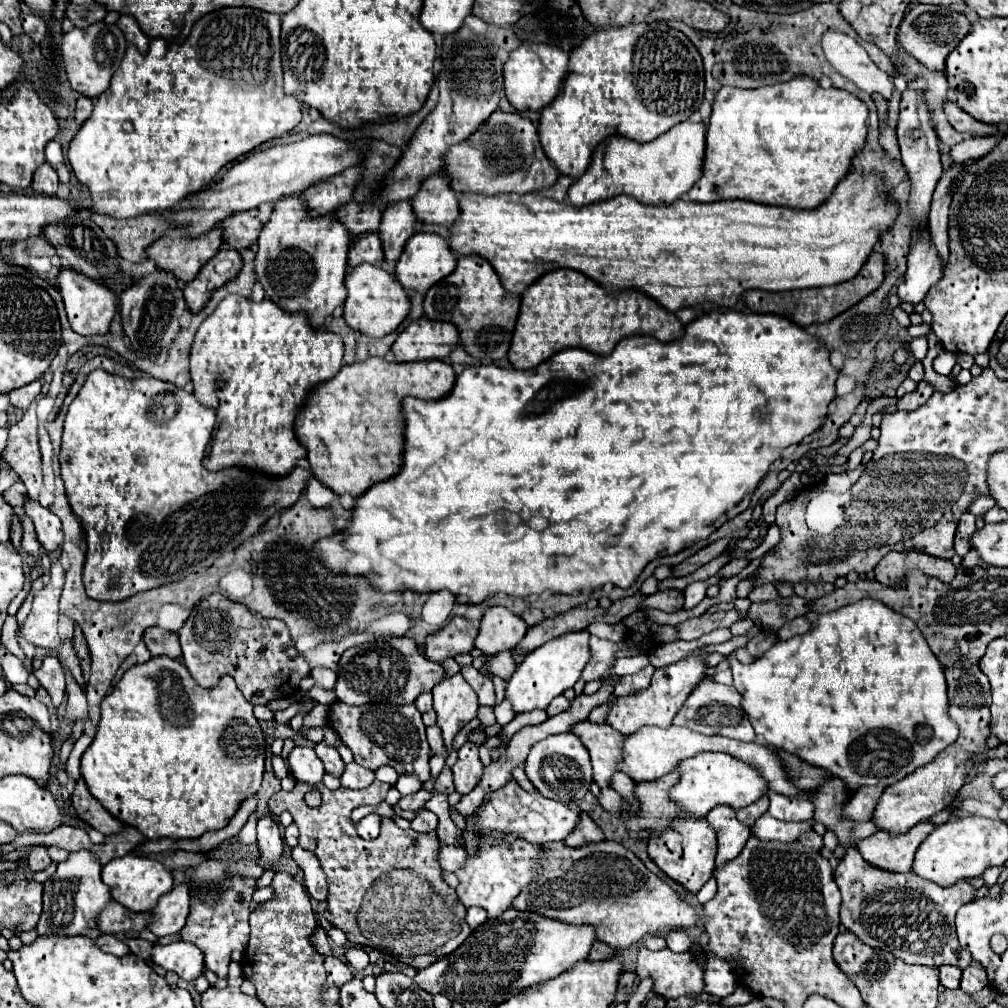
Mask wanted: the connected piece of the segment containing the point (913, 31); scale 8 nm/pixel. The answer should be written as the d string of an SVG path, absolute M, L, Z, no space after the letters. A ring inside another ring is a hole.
M916 4L902 20L900 32L898 32L898 42L902 48L914 56L918 62L922 62L928 70L944 70L944 60L948 58L948 52L960 44L960 40L970 32L972 24L968 18L960 12L952 12L948 8L936 8L936 6L924 6Z

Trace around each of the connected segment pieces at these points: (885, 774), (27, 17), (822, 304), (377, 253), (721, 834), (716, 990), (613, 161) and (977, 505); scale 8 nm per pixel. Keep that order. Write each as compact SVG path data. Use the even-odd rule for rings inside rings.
M872 598L820 614L806 634L778 640L752 664L740 664L732 658L732 674L734 688L742 694L740 704L756 734L768 740L766 744L792 752L844 782L860 786L894 784L932 762L958 736L956 722L948 716L950 702L944 668L940 670L940 662L928 648L920 628L910 618ZM862 744L882 744L884 748L854 748Z
M22 14L22 24L24 24L24 32L32 38L32 42L34 44L40 44L40 40L44 38L44 32L46 32L46 28L44 28L44 20L40 20L38 16L34 16L34 14Z
M872 252L862 270L858 272L856 278L842 282L838 286L824 286L824 288L810 288L810 290L790 290L790 292L766 292L766 290L748 290L744 294L744 300L748 308L756 314L778 314L784 316L800 326L810 326L810 324L820 324L828 322L834 316L842 314L844 310L852 308L856 302L872 294L880 284L884 282L884 256L878 252Z
M376 232L362 234L352 240L350 252L348 252L348 264L350 266L360 266L360 264L372 264L372 266L382 266L384 262L384 250L380 244L380 238Z
M716 806L708 812L706 820L716 832L718 840L718 854L716 854L716 866L726 864L728 860L736 858L746 840L750 838L750 828L746 824L740 824L736 820L736 812L730 806Z
M706 956L706 968L704 968L704 990L706 994L712 994L716 998L730 996L736 990L736 978L728 966L728 962Z
M680 122L652 142L638 144L628 138L608 136L592 154L588 170L570 186L568 200L574 206L588 206L620 196L622 192L652 206L668 206L686 194L700 178L706 148L706 126L702 122Z
M978 498L978 500L974 500L972 502L972 506L968 508L968 512L972 512L972 514L976 514L976 516L984 516L990 508L994 508L996 506L996 502L992 500L992 498Z

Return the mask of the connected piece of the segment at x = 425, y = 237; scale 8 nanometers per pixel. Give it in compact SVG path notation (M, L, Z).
M418 232L408 242L396 264L396 278L406 290L426 292L432 284L452 274L456 256L438 234Z

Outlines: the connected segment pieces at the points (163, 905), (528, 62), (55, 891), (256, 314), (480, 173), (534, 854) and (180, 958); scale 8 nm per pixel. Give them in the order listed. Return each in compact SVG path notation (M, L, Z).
M180 884L174 890L170 890L168 894L164 894L156 908L150 910L152 912L152 924L148 924L148 930L156 936L170 936L182 930L186 916L190 910L190 894L188 894L188 886Z
M524 44L510 52L504 64L504 92L516 110L542 110L556 96L568 74L568 54L552 44Z
M90 850L70 852L70 856L58 864L54 876L44 882L44 912L36 926L38 936L78 936L94 928L100 910L110 902L110 888L100 880L100 870L100 860Z
M226 296L218 308L214 310L212 316L208 316L204 320L204 324L200 324L198 332L196 332L196 338L194 338L194 344L192 344L192 354L190 354L190 374L192 374L192 382L194 382L194 394L200 398L200 404L206 406L206 408L214 408L216 410L216 432L212 436L212 444L210 444L210 454L206 456L206 460L202 462L204 468L208 470L224 470L224 468L252 468L252 470L258 470L258 472L268 472L268 476L286 476L288 472L292 472L292 468L296 466L296 460L300 458L306 458L306 448L298 442L296 434L294 434L294 422L298 418L298 412L300 408L306 404L310 392L322 384L322 382L328 382L332 380L332 376L336 372L340 372L342 368L342 352L344 352L344 344L340 340L338 334L334 332L328 332L328 330L318 330L318 328L312 328L308 318L304 314L288 314L284 310L280 310L272 300L262 300L262 302L252 302L250 298L242 298L242 296Z
M496 110L464 144L454 144L444 152L444 176L452 176L456 192L500 194L500 192L538 192L558 180L556 166L546 158L534 124L518 114Z
M492 836L480 838L480 850L476 856L468 856L464 868L456 872L460 886L456 888L458 900L468 906L480 906L488 912L488 918L500 916L512 900L520 894L520 890L534 880L536 868L540 860L540 846L526 844L524 840L516 840L512 844L504 844Z
M170 942L166 946L152 948L152 962L160 964L164 970L176 972L182 980L190 982L200 976L204 970L202 952L188 942Z

